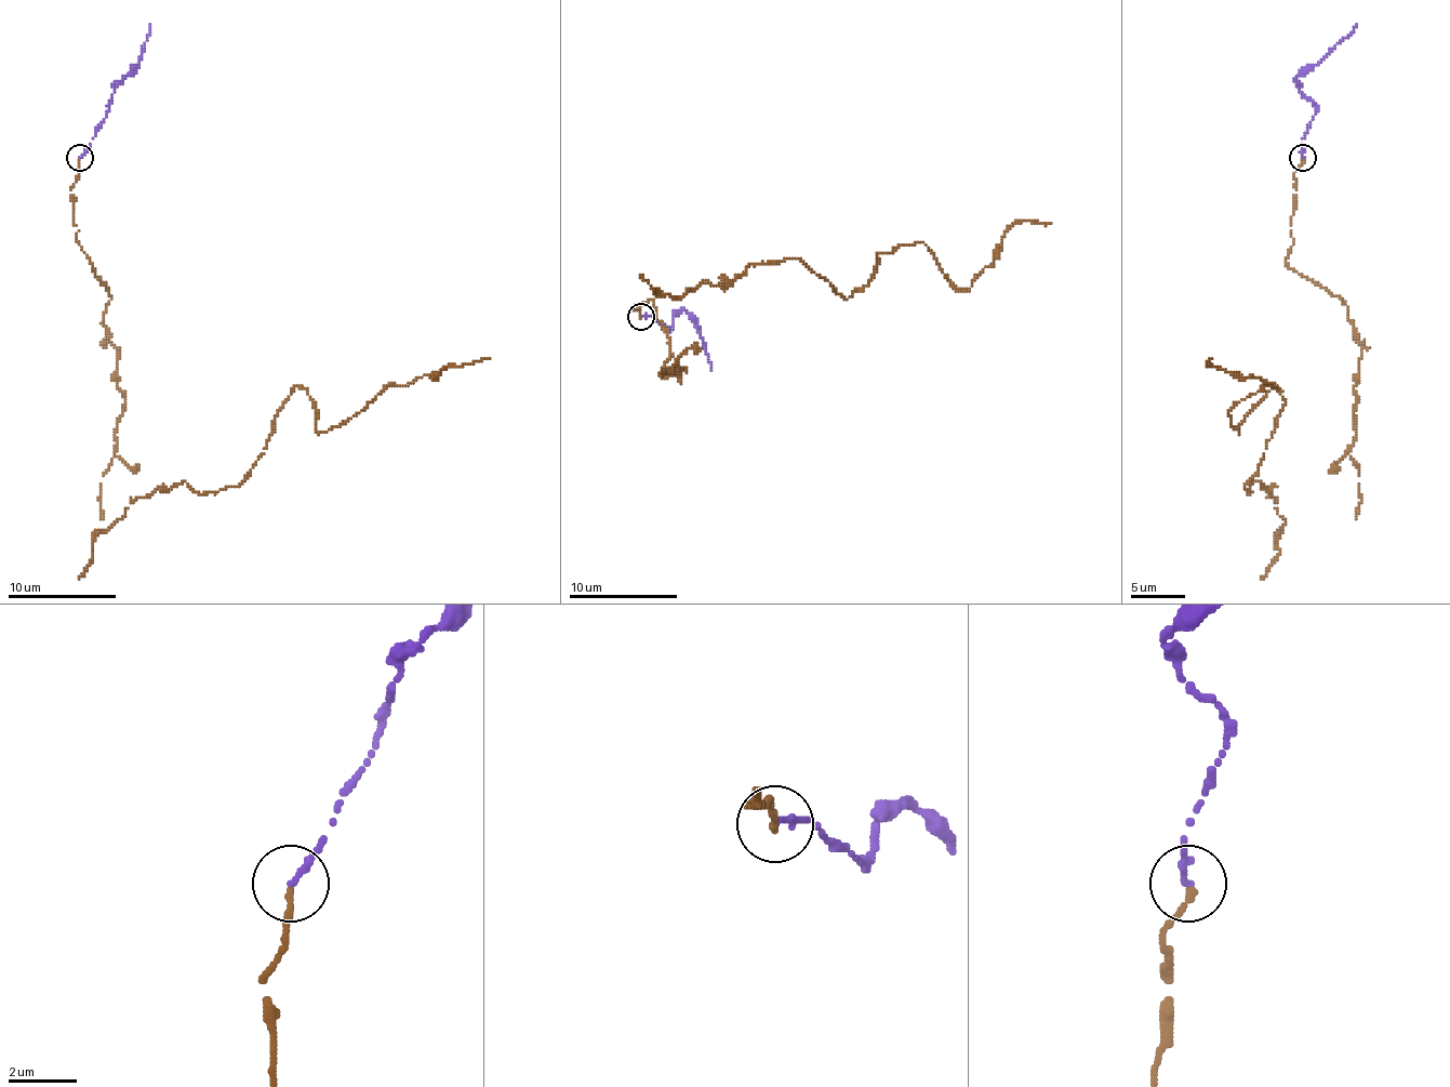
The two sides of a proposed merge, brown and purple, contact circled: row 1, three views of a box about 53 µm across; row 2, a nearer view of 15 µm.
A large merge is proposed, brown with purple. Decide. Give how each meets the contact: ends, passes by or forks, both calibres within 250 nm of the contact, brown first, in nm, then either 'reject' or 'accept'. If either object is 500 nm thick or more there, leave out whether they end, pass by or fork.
brown ends there; purple ends there; 200 nm thick on the brown side, 200 nm on the other; accept

